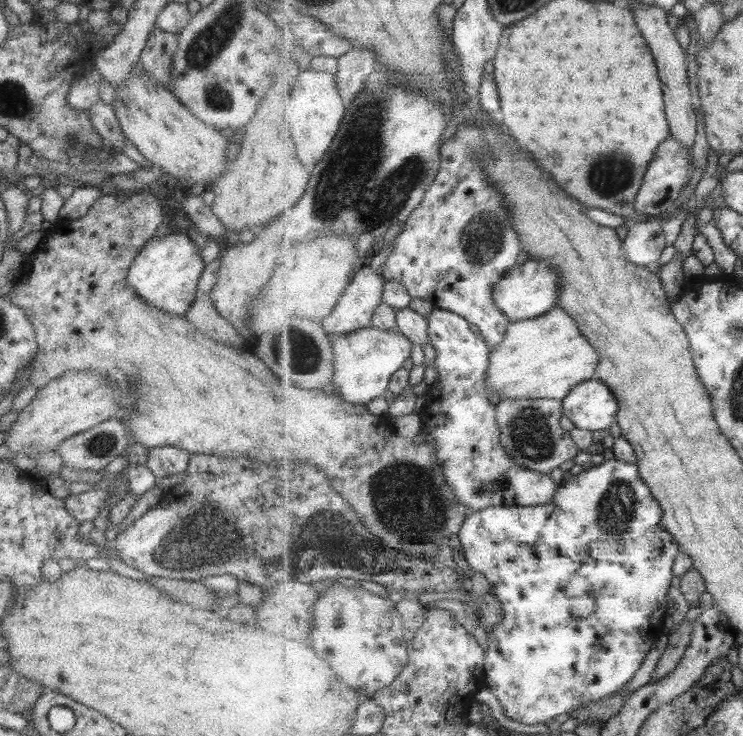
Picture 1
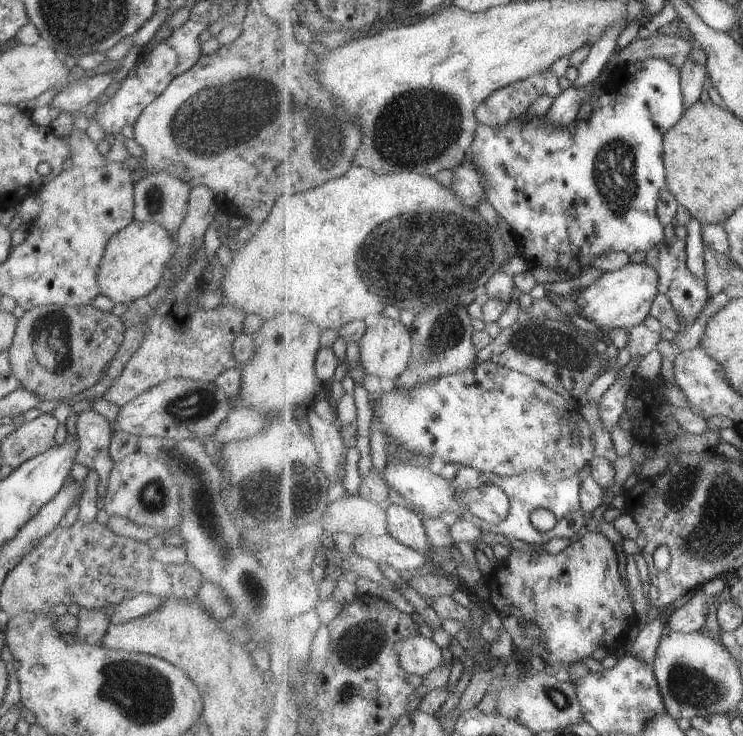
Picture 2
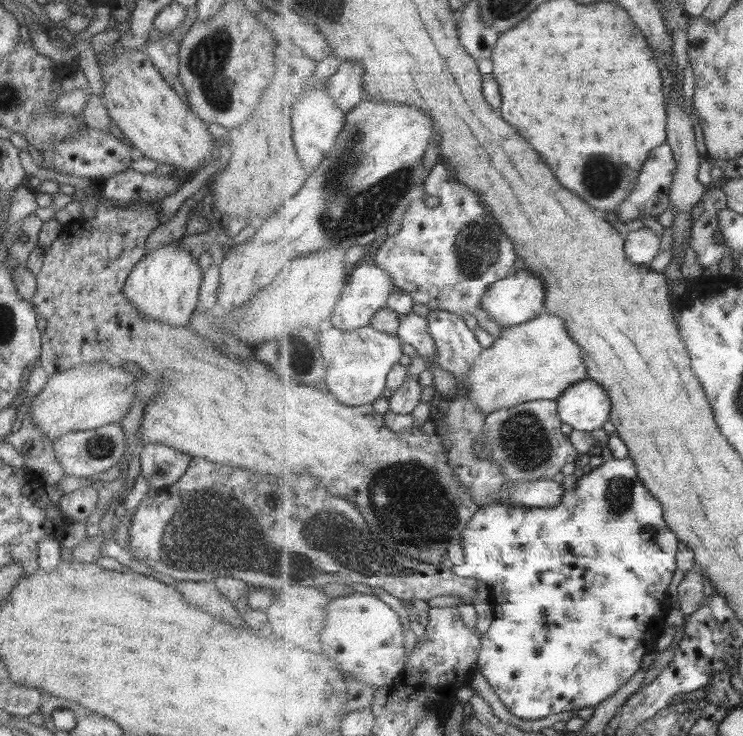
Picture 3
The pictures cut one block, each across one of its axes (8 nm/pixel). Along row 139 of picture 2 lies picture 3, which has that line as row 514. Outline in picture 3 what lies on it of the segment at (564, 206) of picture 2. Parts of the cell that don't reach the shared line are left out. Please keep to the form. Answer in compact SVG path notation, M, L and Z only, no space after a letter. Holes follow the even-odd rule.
M631 458L612 459L585 475L578 474L576 488L565 490L559 506L553 508L513 507L501 503L491 503L481 507L471 518L468 528L463 532L464 562L452 567L457 576L482 580L489 587L492 599L493 621L488 631L482 635L479 670L487 682L505 704L507 710L517 718L539 720L551 714L579 710L585 706L595 708L601 702L611 698L632 676L647 666L652 655L652 647L661 636L665 626L665 600L671 586L673 574L677 570L677 555L680 539L669 527L664 517L661 501L651 493L639 478L638 469Z

